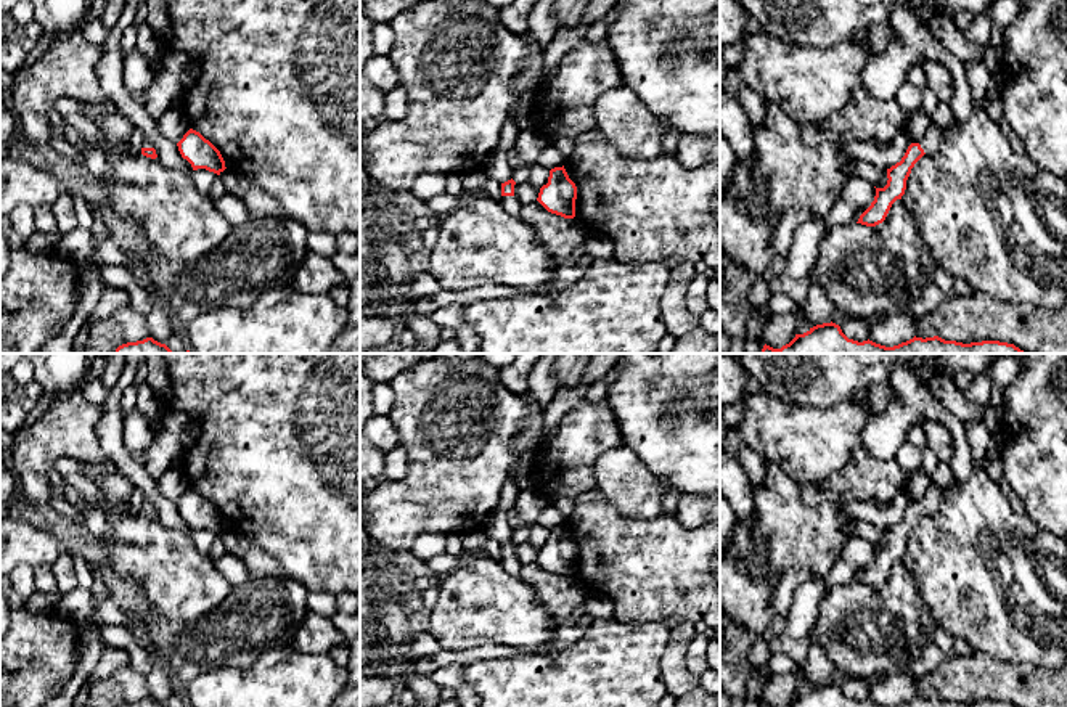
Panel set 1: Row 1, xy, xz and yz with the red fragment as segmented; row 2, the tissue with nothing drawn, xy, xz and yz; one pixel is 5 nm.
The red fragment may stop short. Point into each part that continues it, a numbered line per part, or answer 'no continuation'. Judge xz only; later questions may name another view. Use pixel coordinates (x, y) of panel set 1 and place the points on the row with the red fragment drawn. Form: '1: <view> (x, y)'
1: xz (510, 203)

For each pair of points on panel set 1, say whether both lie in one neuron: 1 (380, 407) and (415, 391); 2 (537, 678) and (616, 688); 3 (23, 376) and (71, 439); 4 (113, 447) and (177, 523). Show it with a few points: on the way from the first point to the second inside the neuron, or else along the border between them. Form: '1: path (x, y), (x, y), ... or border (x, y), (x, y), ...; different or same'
1: border (391, 384), (392, 407), (386, 413); different
2: path (556, 688), (596, 688); same
3: border (32, 370), (34, 378); different
4: path (129, 466), (161, 503); same

